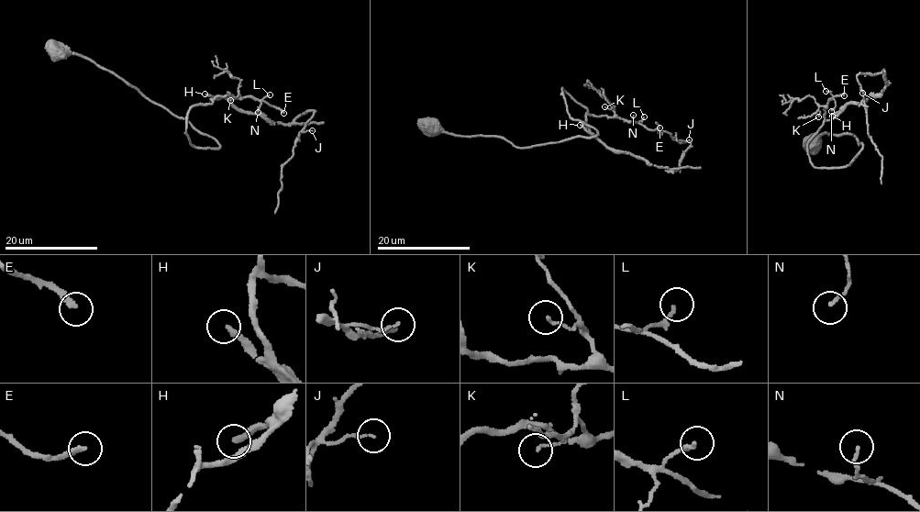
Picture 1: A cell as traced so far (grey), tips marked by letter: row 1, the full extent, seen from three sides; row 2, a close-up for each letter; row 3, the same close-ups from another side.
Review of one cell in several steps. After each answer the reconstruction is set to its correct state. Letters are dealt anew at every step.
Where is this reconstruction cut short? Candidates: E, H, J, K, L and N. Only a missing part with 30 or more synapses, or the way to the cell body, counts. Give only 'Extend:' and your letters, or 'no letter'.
Extend: H

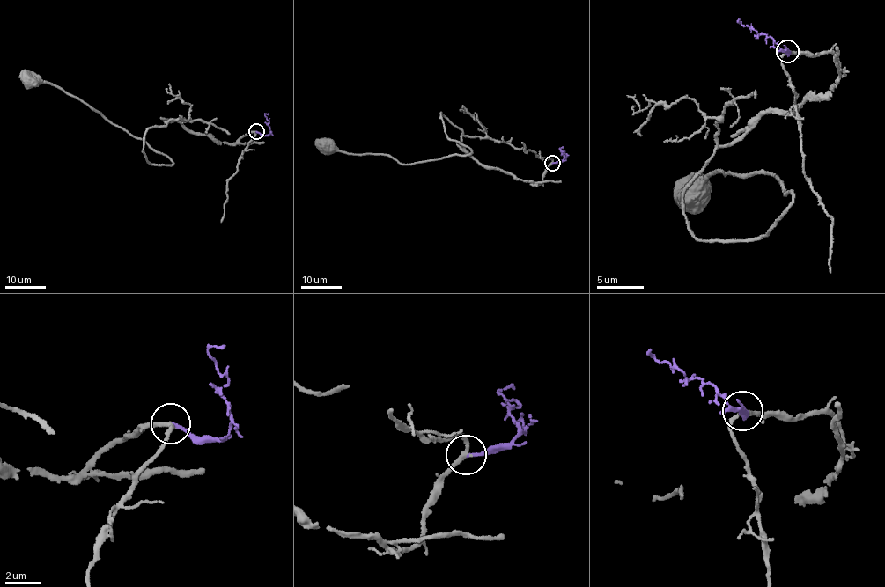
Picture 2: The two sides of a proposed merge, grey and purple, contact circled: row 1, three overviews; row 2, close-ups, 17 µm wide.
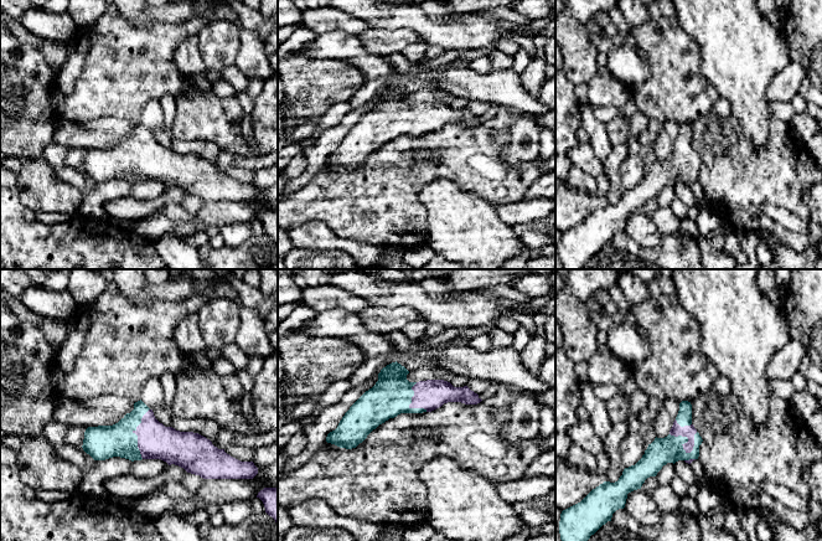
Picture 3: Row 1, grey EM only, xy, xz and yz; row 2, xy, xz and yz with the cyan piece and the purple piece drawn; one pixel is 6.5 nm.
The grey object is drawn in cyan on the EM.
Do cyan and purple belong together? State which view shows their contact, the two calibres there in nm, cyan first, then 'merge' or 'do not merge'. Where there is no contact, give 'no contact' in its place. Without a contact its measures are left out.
contact in yz; calibres 170 and 80 nm; merge

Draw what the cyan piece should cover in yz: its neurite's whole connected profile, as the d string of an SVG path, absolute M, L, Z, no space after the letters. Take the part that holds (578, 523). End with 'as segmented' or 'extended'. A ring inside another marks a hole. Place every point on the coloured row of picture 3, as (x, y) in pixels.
M682 401L667 437L656 437L642 458L635 465L625 468L617 481L604 481L580 503L562 511L560 540L588 541L603 525L611 521L616 510L625 507L627 494L641 489L645 480L656 476L663 465L678 460L691 464L698 459L702 442L692 424L692 405Z; extended

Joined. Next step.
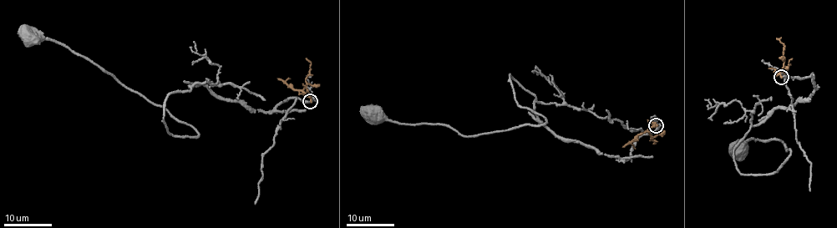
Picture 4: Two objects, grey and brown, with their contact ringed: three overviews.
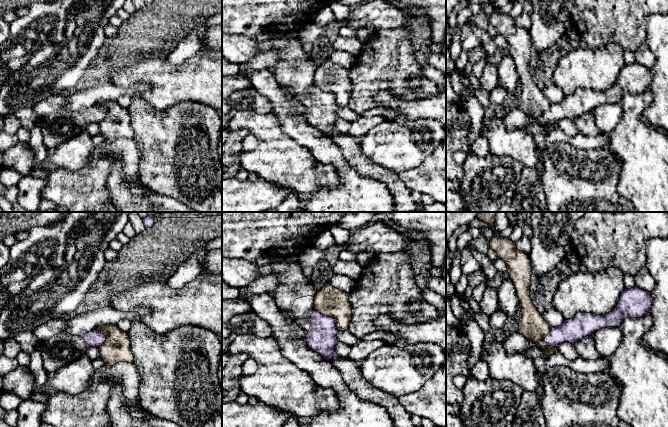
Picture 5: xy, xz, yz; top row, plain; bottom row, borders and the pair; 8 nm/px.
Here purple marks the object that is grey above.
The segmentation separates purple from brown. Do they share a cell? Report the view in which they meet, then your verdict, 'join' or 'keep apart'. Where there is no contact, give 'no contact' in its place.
xy | keep apart

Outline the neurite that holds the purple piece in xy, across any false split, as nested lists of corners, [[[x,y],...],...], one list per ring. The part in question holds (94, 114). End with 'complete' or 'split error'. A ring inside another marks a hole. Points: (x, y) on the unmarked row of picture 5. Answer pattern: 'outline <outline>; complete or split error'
outline [[[97,106],[83,111],[82,114],[90,123],[100,123],[106,117],[106,112]]]; complete

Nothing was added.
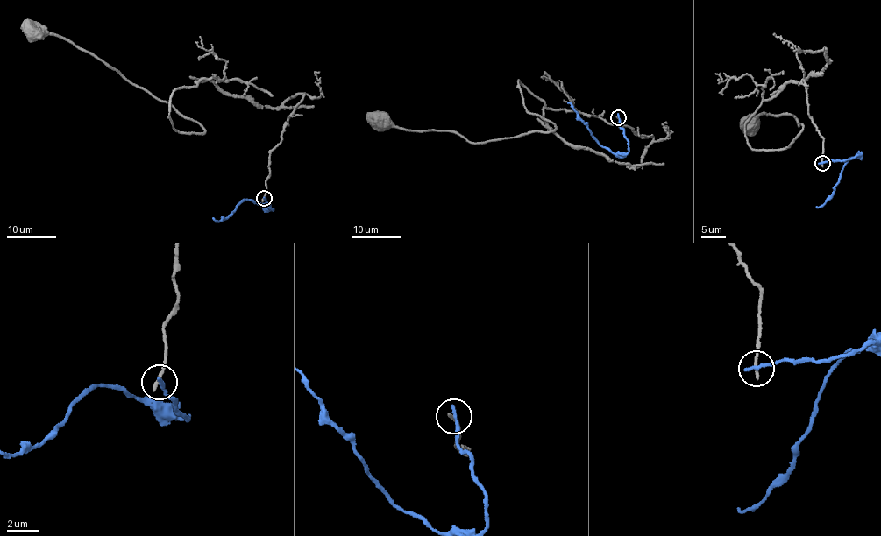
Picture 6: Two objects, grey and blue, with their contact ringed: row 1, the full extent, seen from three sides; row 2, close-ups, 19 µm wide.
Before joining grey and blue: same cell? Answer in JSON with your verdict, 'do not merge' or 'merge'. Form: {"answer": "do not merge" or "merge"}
{"answer": "do not merge"}

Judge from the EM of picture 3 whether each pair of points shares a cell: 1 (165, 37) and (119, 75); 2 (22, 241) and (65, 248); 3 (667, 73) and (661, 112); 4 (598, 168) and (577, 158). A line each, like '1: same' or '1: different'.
1: same
2: same
3: same
4: same

